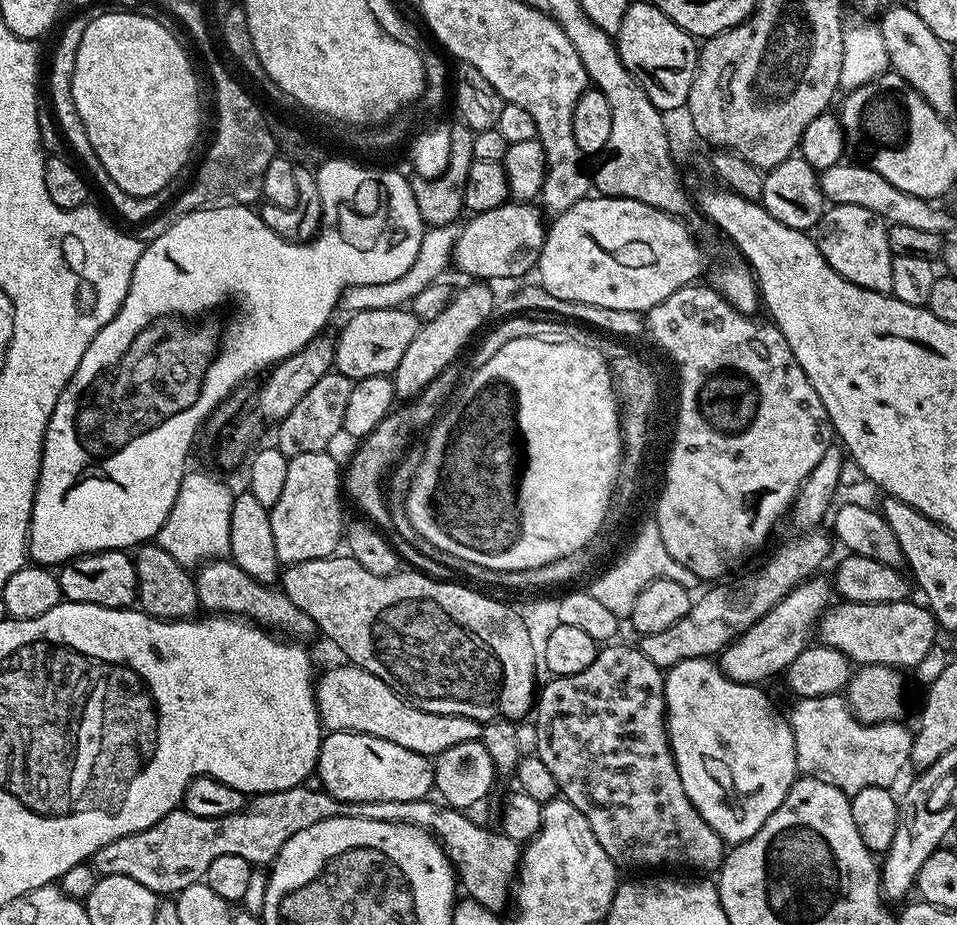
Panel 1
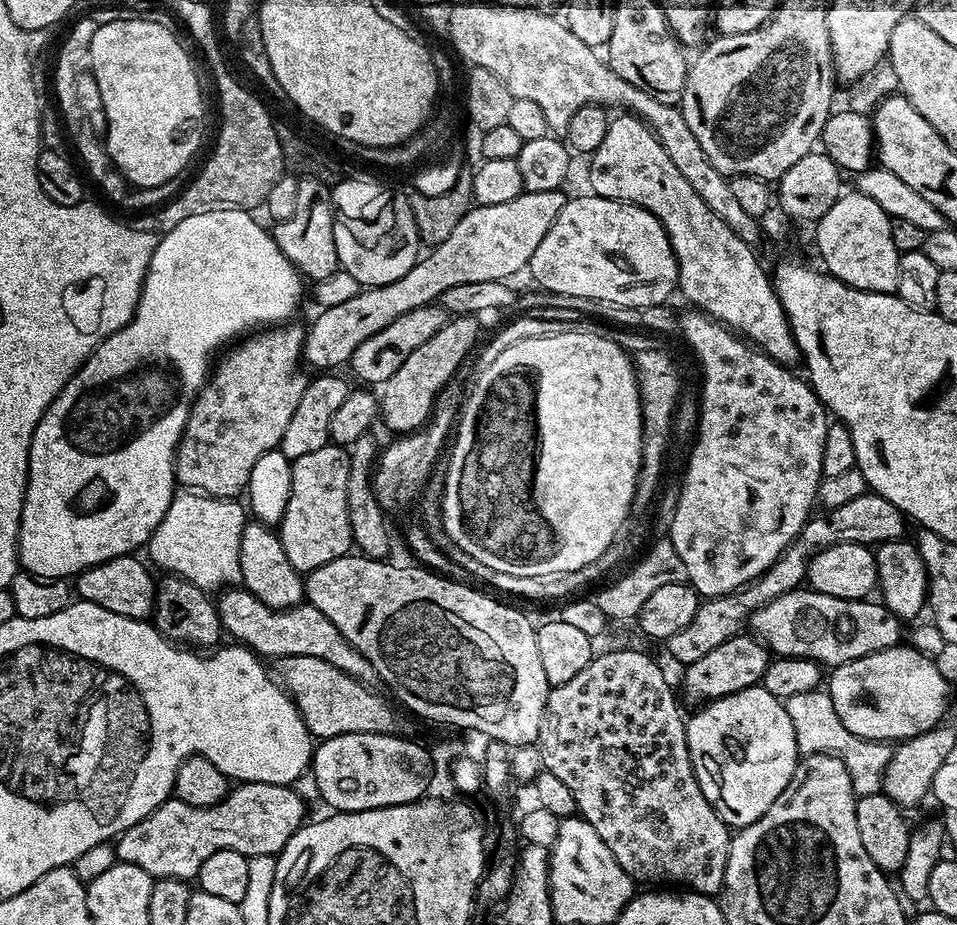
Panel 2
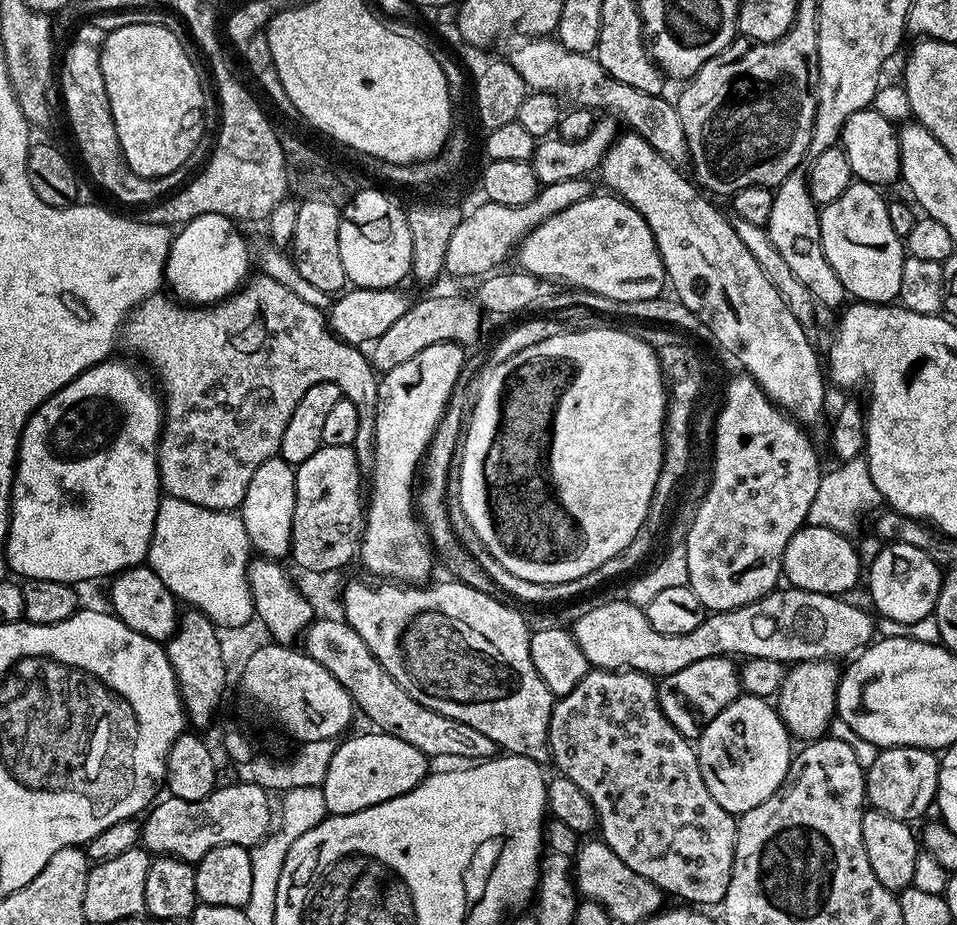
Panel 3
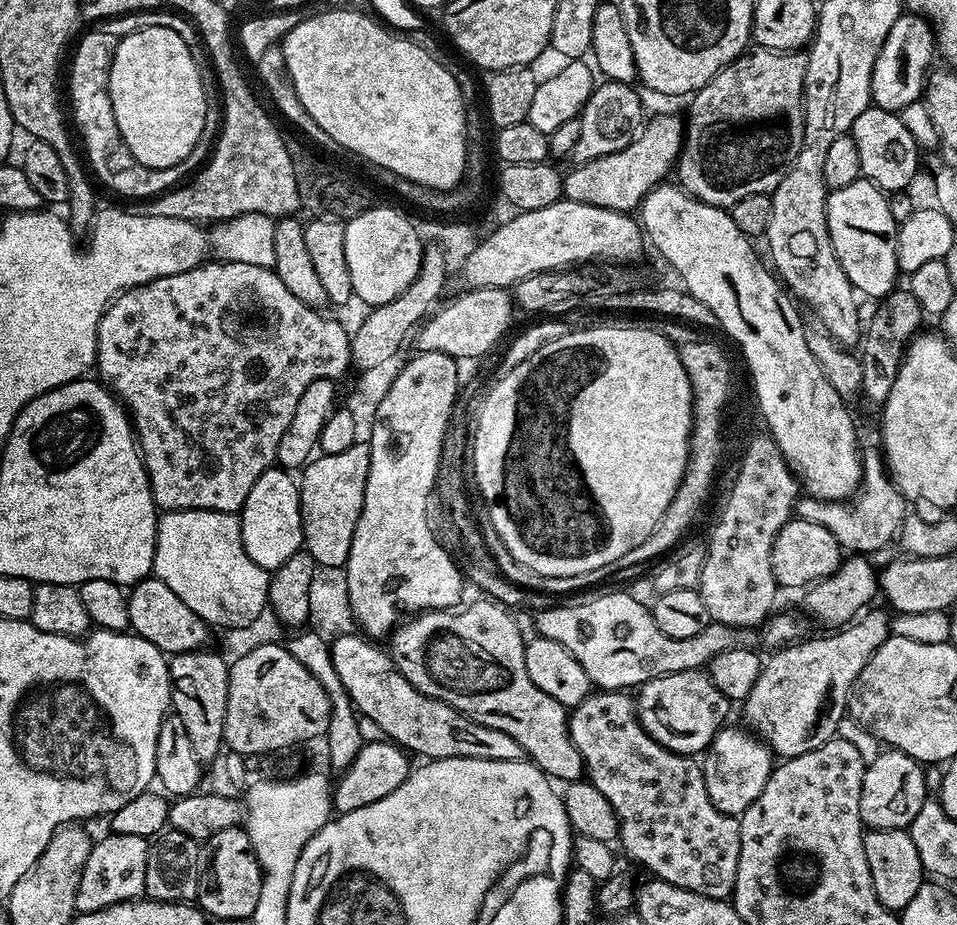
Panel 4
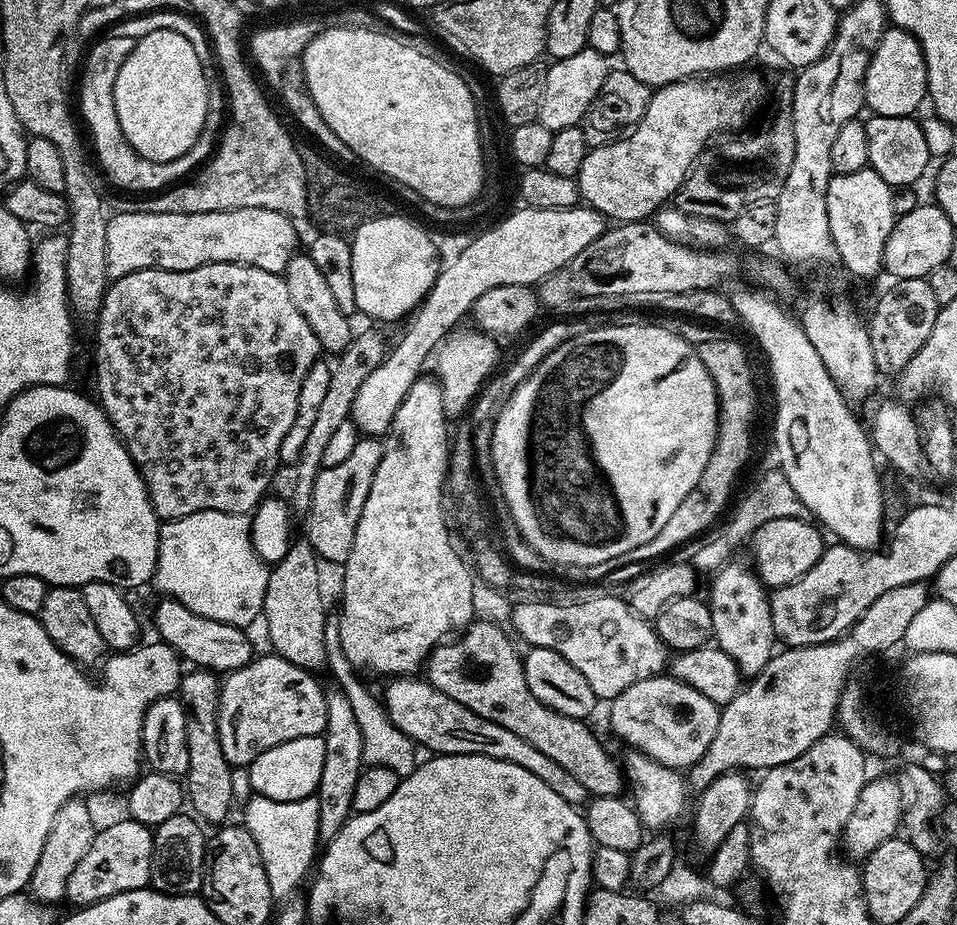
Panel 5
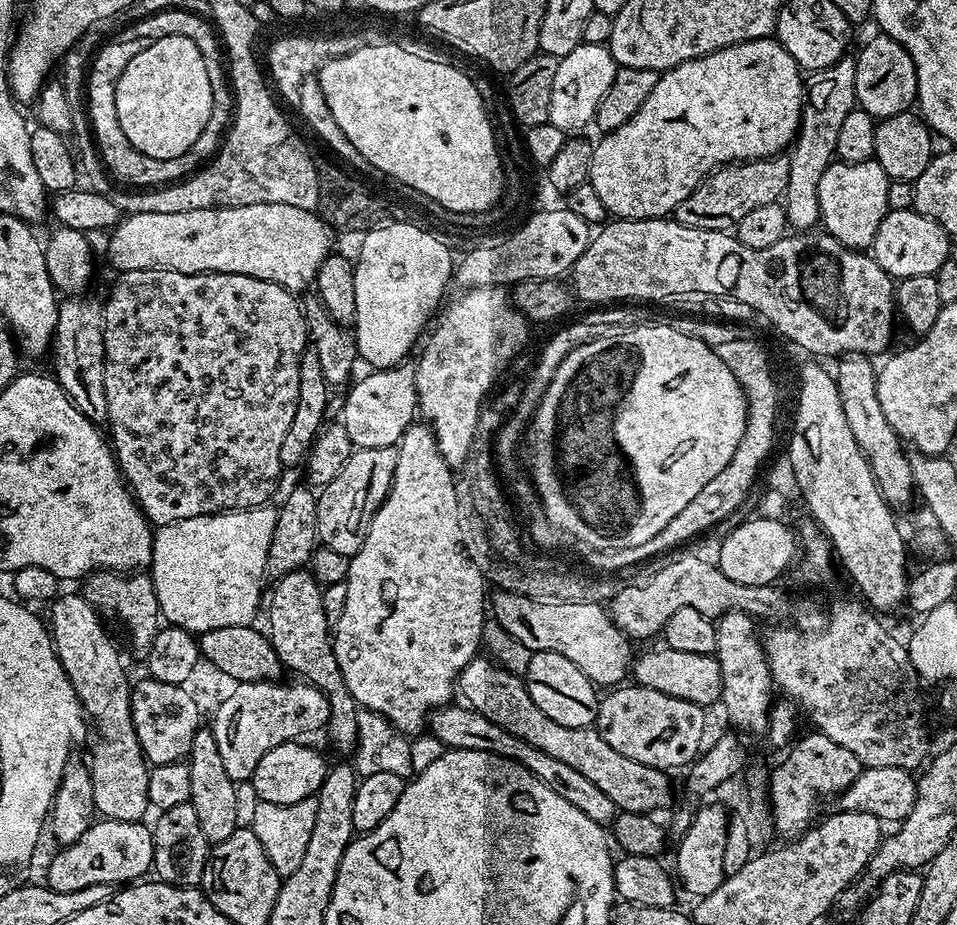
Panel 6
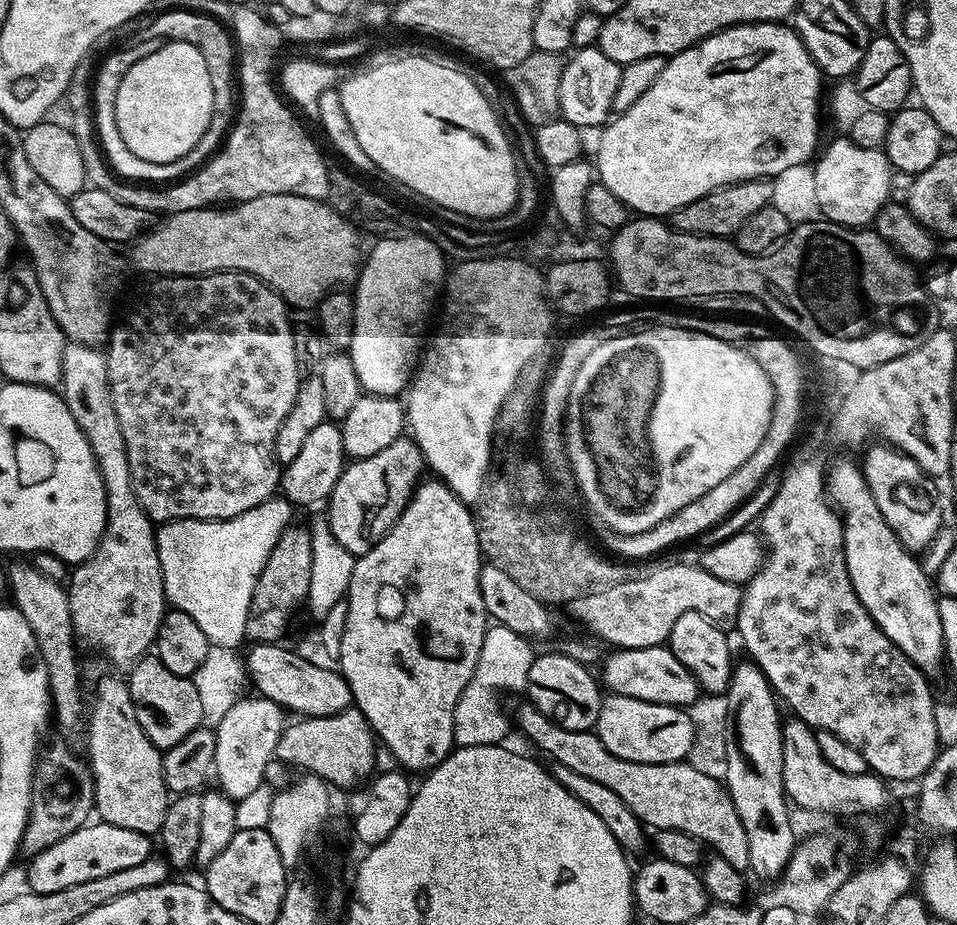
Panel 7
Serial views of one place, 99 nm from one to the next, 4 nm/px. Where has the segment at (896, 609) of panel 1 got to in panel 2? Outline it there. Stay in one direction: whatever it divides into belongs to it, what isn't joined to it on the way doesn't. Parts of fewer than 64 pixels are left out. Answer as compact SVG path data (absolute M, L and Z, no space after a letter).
M801 586L790 590L770 602L766 602L761 608L756 608L750 614L751 635L761 641L769 653L776 656L806 658L821 666L854 662L854 658L862 658L866 654L874 654L878 650L897 647L901 643L900 627L902 627L900 617L895 616L883 602L877 602L872 598L862 600L834 598L830 594L814 591L811 586Z

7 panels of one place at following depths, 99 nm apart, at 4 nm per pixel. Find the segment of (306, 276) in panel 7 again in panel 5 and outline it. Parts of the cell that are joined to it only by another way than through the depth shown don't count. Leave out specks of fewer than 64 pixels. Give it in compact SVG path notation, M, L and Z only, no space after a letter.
M261 208L214 214L116 212L109 219L106 230L108 275L115 278L143 268L185 272L207 264L249 264L283 273L298 252L296 228L287 216Z

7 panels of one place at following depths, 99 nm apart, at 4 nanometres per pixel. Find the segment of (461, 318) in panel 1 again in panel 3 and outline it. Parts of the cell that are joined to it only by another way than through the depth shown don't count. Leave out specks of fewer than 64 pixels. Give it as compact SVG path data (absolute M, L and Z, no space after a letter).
M438 342L438 346L426 346L426 350L418 350L414 358L402 362L402 366L394 366L394 370L379 377L376 445L374 462L370 469L372 493L369 496L367 493L366 496L364 538L360 541L358 553L359 563L364 563L376 575L373 577L403 582L408 586L419 585L431 577L428 575L432 572L434 552L429 541L422 535L422 525L414 507L414 489L418 484L418 469L428 451L428 443L431 442L434 430L446 410L450 394L456 389L456 379L464 369L465 359L466 352L461 345L454 342Z

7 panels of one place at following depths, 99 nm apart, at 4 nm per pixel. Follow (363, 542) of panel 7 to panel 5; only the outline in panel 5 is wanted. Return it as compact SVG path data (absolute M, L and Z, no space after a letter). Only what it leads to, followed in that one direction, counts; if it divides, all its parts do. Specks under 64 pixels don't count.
M361 438L343 462L338 466L321 467L314 482L314 494L310 498L310 510L306 513L308 520L307 542L322 559L331 562L348 563L348 555L354 546L358 518L362 506L366 506L366 494L370 494L370 482L382 462L384 445L376 438Z

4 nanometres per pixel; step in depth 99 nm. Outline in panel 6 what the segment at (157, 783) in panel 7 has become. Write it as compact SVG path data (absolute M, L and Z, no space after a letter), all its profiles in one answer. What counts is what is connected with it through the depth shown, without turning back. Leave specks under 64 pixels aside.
M83 594L76 596L57 595L51 601L52 608L46 615L46 628L52 637L52 647L56 657L62 662L62 670L66 670L66 678L70 678L70 686L74 686L74 694L78 702L84 707L85 717L96 727L96 736L100 741L92 748L90 771L94 786L94 802L96 812L101 817L122 822L143 821L144 815L150 812L148 803L148 773L150 765L144 759L144 751L136 737L134 722L132 721L132 684L128 680L128 672L124 669L124 660L116 649L110 633L104 629L105 621L101 613Z

